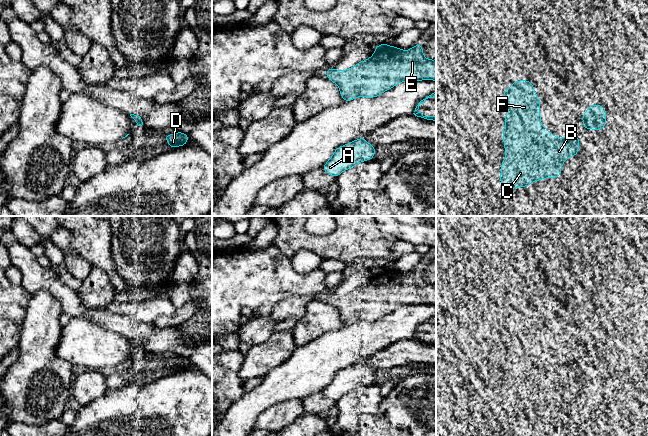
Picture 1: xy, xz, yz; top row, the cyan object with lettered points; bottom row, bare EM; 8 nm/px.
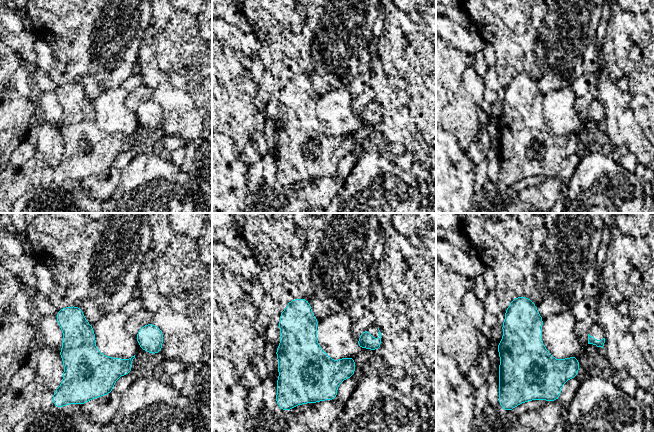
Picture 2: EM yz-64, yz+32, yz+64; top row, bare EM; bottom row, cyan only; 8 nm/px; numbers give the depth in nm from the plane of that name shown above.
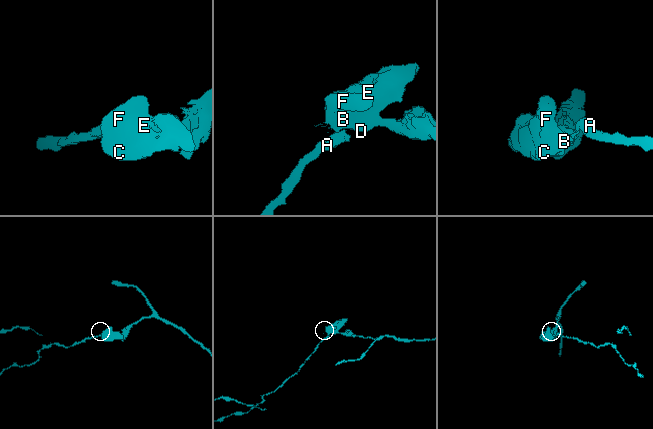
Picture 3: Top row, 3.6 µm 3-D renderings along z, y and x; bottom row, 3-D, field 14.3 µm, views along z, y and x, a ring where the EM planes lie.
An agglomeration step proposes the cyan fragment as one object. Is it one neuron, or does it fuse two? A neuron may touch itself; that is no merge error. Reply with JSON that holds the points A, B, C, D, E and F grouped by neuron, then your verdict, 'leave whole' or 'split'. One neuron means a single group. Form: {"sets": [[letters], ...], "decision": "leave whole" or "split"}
{"sets": [["A"], ["B", "C", "D", "E", "F"]], "decision": "split"}

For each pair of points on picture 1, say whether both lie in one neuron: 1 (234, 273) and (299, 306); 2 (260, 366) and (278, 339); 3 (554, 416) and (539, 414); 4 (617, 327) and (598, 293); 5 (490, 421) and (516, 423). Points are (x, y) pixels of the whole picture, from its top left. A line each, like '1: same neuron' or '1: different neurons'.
1: different neurons
2: same neuron
3: same neuron
4: same neuron
5: same neuron

